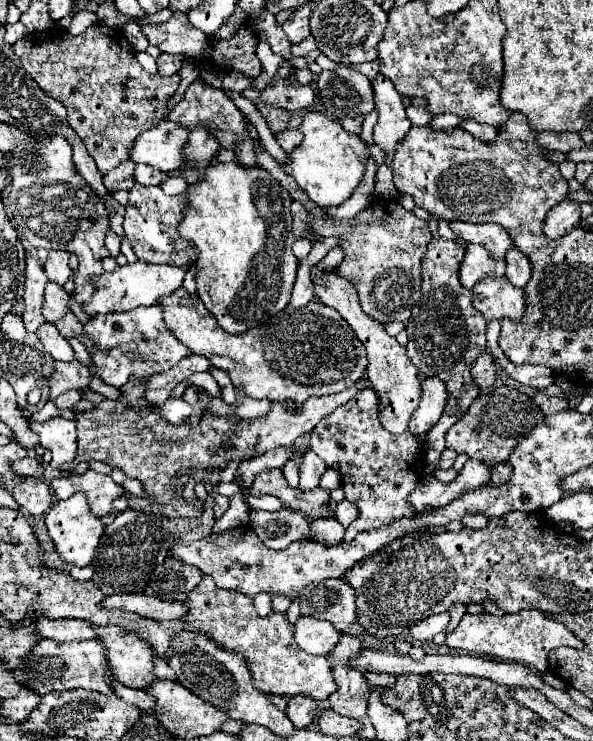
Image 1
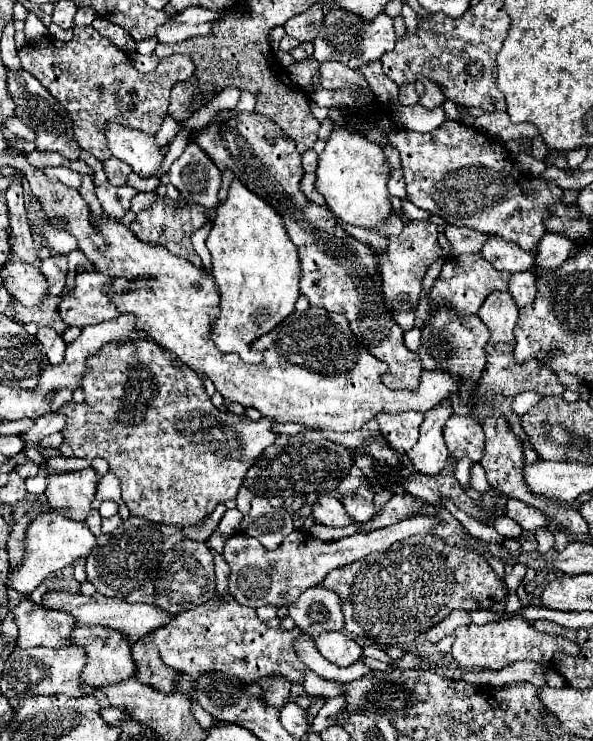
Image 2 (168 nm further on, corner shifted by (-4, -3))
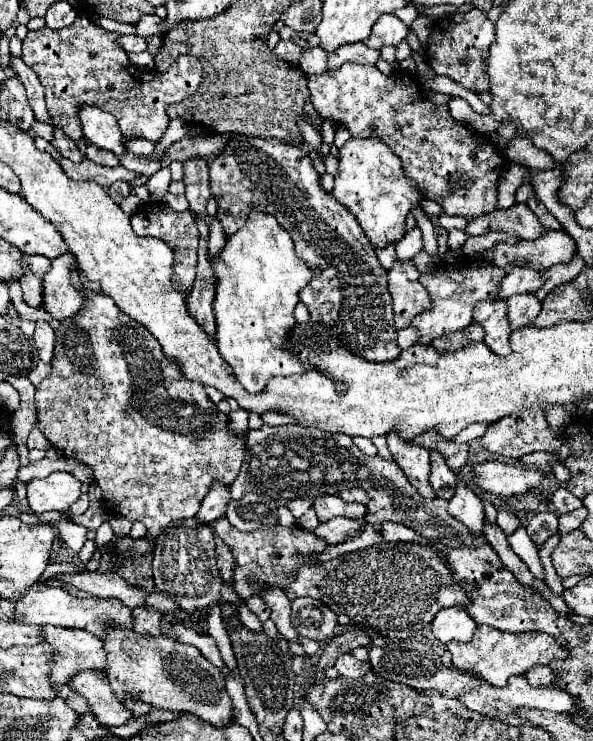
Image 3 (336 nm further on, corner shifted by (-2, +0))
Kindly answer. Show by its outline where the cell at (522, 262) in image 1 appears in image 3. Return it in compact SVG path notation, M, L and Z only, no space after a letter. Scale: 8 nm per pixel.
M513 294L507 298L507 306L513 330L525 328L529 320L533 320L541 310L541 302L535 298L535 294Z

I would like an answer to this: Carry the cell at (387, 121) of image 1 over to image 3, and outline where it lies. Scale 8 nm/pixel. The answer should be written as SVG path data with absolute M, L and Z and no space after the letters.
M355 42L355 44L339 46L335 52L331 52L329 54L329 68L337 70L345 62L357 62L357 64L371 64L371 66L375 66L379 58L381 58L379 50L371 50L371 48L365 48L363 42Z

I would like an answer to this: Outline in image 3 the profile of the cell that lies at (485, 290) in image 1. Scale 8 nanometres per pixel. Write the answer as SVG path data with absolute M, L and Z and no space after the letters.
M483 300L483 302L477 302L477 306L473 310L473 322L483 326L485 344L493 352L497 352L501 356L511 352L511 346L509 346L511 328L509 328L505 300Z

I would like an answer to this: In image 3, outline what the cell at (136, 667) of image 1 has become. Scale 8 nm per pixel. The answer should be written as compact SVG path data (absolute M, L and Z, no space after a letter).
M47 624L43 626L43 638L59 652L57 660L53 660L53 672L49 674L49 678L57 684L67 684L67 680L85 670L105 668L105 644L89 632Z

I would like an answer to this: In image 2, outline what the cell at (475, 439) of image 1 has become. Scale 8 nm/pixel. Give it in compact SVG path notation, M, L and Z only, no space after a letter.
M451 415L443 427L443 437L451 459L461 459L465 455L473 463L481 461L485 435L481 433L481 425L477 425L471 417Z

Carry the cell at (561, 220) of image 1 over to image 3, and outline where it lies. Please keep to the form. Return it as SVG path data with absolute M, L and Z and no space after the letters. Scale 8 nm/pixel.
M515 266L501 282L499 298L509 298L511 294L525 294L525 292L537 292L545 284L545 276L537 268L529 266Z

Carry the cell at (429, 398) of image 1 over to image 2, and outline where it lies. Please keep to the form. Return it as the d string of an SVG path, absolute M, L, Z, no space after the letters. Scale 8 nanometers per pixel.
M447 403L431 409L421 423L421 437L417 445L407 453L415 469L423 475L439 475L447 463L449 451L443 441L443 425L453 415Z

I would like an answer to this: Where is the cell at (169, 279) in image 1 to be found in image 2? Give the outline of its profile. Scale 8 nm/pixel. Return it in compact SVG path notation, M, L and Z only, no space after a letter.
M77 273L75 275L75 285L71 291L63 291L61 295L61 301L59 301L59 315L61 319L67 323L67 325L75 325L75 327L85 327L85 325L95 325L95 323L101 323L101 321L107 321L107 319L117 319L119 317L119 311L117 307L111 303L109 295L103 291L107 285L111 291L123 291L123 289L135 289L135 287L145 287L149 281L125 281L125 279L109 279L101 273Z

